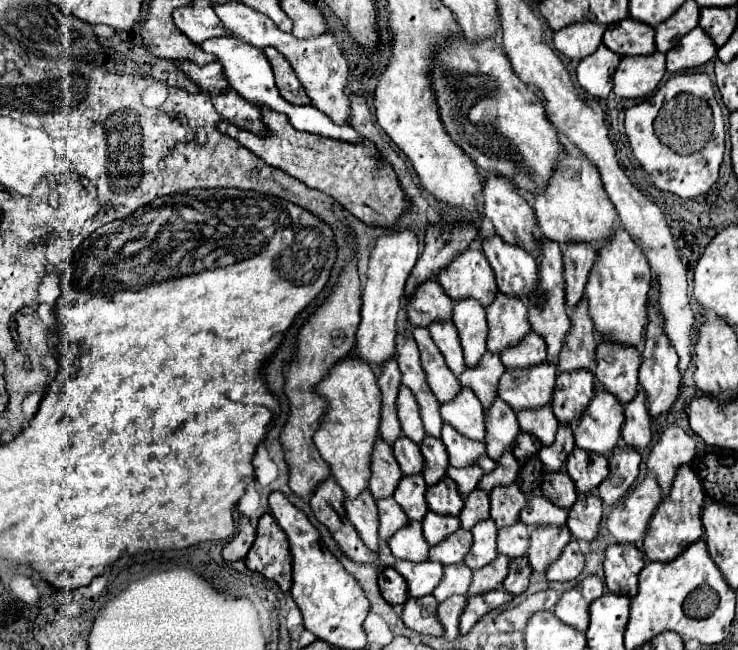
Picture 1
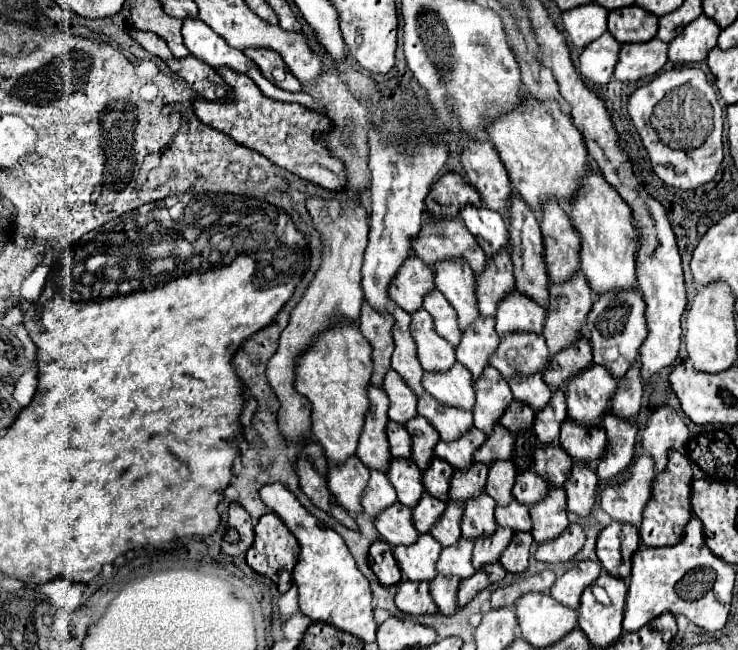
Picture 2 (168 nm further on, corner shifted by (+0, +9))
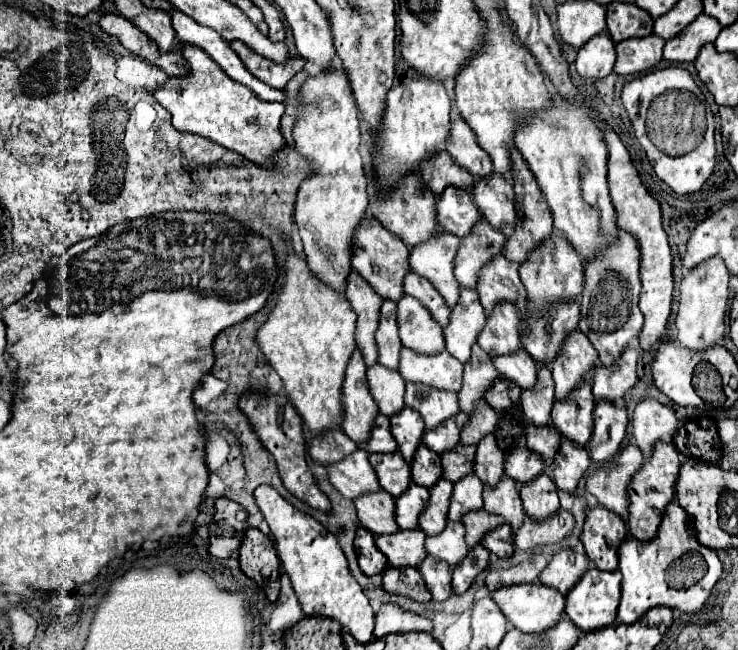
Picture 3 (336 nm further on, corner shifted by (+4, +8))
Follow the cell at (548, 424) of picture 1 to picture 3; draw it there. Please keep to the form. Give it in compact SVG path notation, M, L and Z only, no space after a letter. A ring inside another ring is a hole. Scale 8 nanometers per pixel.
M524 350L516 354L494 358L494 366L506 380L516 382L522 390L536 386L536 374L538 374L536 362L532 362L530 354Z

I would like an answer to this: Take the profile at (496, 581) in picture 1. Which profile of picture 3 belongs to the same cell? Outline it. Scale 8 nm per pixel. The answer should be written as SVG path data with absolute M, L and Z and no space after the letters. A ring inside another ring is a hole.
M476 510L464 516L464 528L466 528L466 544L478 546L484 540L484 534L490 534L496 530L496 526L502 526L504 518L488 514L486 510Z

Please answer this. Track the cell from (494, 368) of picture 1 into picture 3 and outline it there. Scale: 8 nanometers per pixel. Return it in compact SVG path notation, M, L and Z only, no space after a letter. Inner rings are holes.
M462 288L458 304L452 308L450 324L444 330L446 350L462 364L468 362L472 346L476 344L480 330L484 330L484 322L486 322L486 312L480 306L478 294Z

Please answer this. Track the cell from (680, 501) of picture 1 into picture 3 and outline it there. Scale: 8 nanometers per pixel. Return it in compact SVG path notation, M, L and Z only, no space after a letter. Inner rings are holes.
M656 442L656 450L650 458L650 462L646 462L632 478L630 486L628 486L628 494L630 494L630 536L642 542L648 542L652 538L656 538L658 534L658 526L660 520L664 518L664 510L666 506L674 500L674 486L678 480L678 472L680 472L680 458L678 458L678 450L672 444L666 442Z

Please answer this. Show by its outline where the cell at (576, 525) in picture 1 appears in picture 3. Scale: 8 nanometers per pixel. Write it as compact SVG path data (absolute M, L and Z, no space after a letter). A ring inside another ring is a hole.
M564 440L554 460L554 482L558 490L574 494L588 466L590 466L588 450L576 446L574 442Z

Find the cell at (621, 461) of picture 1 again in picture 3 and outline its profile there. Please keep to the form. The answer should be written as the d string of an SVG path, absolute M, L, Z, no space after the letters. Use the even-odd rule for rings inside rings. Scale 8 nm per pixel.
M596 402L594 408L594 434L588 442L590 458L598 464L608 462L620 450L626 436L628 416L624 406L614 406L610 402Z

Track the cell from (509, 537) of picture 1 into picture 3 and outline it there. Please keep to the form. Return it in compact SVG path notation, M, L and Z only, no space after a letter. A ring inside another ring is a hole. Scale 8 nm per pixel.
M502 476L496 488L484 486L484 510L502 516L506 524L512 526L512 530L518 530L526 518L520 500L520 488L508 476Z

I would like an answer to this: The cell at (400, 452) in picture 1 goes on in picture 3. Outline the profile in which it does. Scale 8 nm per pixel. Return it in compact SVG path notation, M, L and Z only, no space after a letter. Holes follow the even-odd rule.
M384 414L376 418L370 440L362 448L366 448L368 452L396 452L396 440L390 432L390 420Z

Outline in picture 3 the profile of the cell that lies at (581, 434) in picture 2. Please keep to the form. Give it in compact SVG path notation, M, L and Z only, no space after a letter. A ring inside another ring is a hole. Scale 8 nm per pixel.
M580 384L566 400L558 400L552 410L552 424L564 438L578 446L586 446L594 430L594 396L590 384Z

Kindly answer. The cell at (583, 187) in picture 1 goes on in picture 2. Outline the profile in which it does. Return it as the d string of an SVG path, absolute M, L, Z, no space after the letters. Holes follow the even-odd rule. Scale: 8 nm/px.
M526 93L524 101L516 109L492 121L486 133L508 171L512 189L516 189L536 213L540 213L546 197L558 199L560 203L570 203L578 189L578 181L590 167L590 157L584 149L582 135L556 99L540 101Z

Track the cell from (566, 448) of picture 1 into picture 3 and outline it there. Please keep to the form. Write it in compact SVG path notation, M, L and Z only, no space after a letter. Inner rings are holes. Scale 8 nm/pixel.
M550 368L538 370L538 382L534 388L528 388L520 396L520 406L526 416L526 420L532 426L548 426L550 424L550 412L554 406L554 380Z

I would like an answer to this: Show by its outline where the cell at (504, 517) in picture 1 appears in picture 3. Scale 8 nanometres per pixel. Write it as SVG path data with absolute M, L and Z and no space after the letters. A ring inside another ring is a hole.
M494 434L480 440L480 446L476 448L474 472L484 486L496 486L500 482L504 474L504 454L496 444Z

